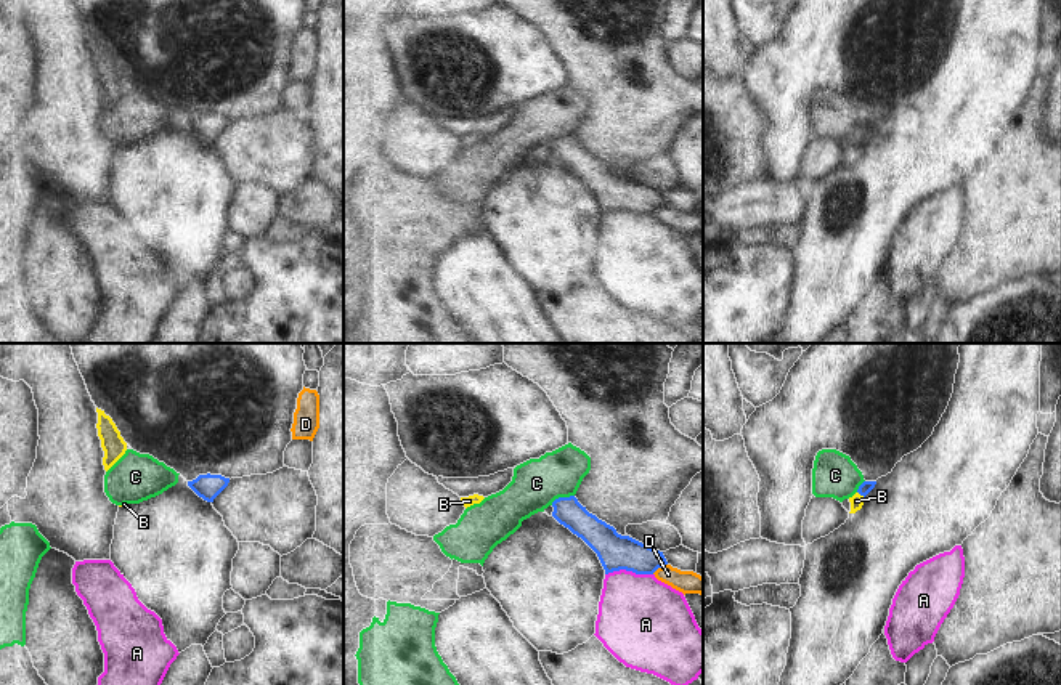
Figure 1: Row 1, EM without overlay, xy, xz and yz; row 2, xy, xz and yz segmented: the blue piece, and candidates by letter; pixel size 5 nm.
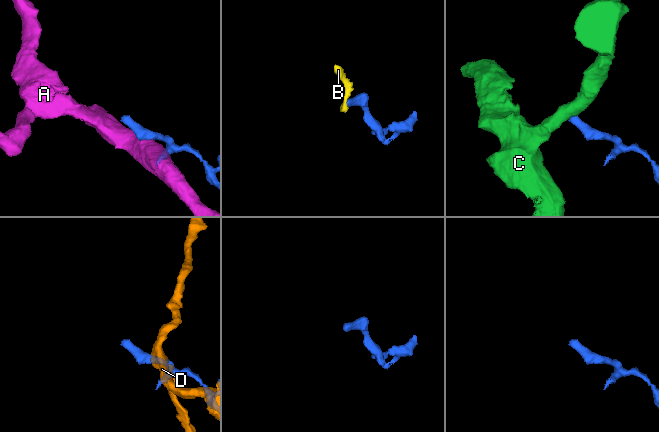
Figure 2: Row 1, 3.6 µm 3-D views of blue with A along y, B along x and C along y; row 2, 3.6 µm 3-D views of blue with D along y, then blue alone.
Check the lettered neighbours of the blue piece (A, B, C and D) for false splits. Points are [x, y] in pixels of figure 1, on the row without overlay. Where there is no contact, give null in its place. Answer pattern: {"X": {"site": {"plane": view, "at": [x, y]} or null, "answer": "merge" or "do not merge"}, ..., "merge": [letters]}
{"A": {"site": {"plane": "xz", "at": [628, 210]}, "answer": "do not merge"}, "B": {"site": {"plane": "yz", "at": [861, 135]}, "answer": "merge"}, "C": {"site": {"plane": "xz", "at": [562, 138]}, "answer": "do not merge"}, "D": {"site": {"plane": "xz", "at": [658, 207]}, "answer": "do not merge"}, "merge": ["B"]}

